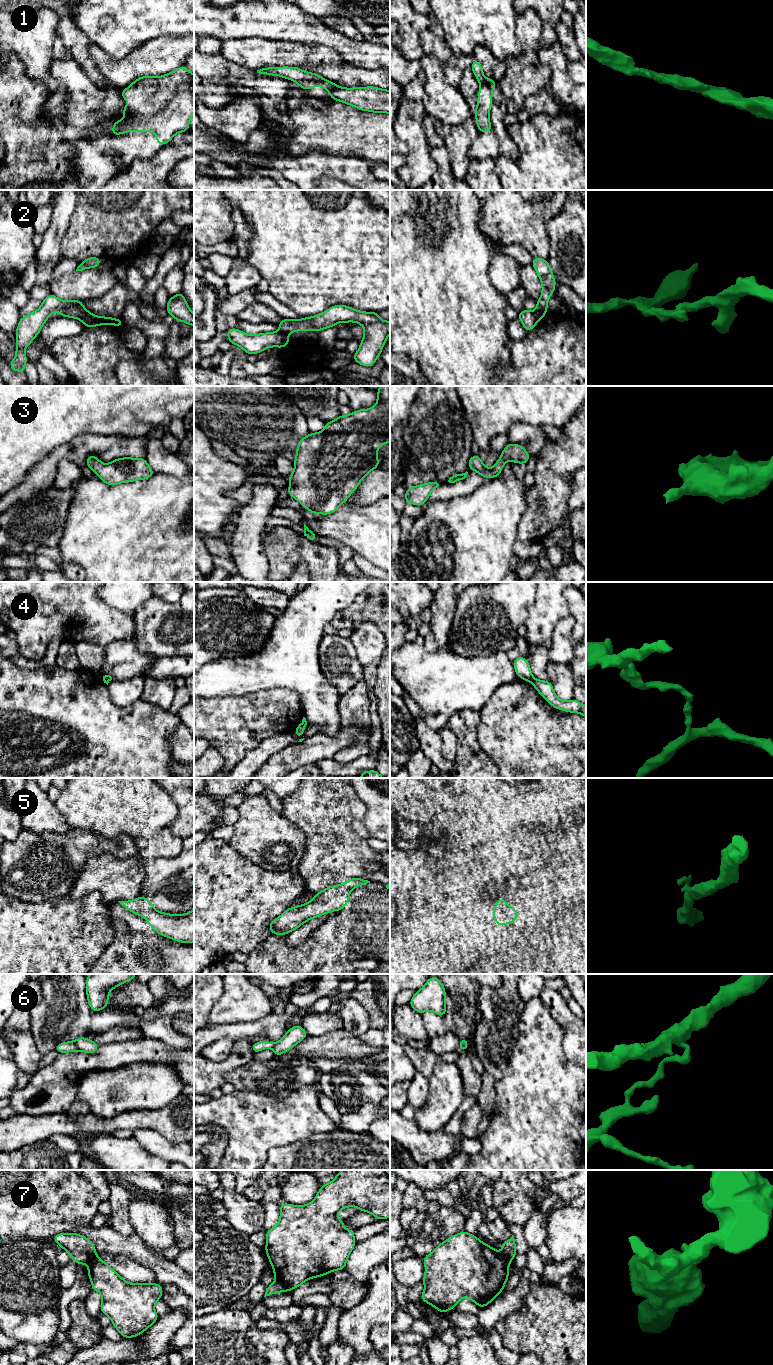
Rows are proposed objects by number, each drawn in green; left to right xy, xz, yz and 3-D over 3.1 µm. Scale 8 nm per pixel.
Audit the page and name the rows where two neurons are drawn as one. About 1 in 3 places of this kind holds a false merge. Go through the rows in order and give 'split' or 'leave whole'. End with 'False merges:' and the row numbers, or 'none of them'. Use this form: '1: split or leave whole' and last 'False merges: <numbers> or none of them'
1: split
2: split
3: leave whole
4: split
5: leave whole
6: split
7: split
False merges: 1, 2, 4, 6, 7

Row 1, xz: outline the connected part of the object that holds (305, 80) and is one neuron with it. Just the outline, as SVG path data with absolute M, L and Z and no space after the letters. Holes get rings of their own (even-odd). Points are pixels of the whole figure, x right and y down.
M298 66L266 67L257 70L257 73L272 76L281 76L288 80L293 80L299 85L301 89L304 90L321 86L325 90L331 91L338 87L337 84L324 79L321 75L303 71Z

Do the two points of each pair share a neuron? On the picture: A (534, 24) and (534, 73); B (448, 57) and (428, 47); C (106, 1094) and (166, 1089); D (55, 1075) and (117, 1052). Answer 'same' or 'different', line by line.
A: same
B: same
C: same
D: same

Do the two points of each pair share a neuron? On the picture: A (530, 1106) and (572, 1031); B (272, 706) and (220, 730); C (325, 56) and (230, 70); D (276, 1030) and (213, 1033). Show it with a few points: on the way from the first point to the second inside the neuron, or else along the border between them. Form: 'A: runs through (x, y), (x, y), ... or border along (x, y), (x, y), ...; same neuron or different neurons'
A: border along (560, 1025), (564, 1030), (563, 1051), (575, 1063); different neurons
B: runs through (259, 715), (233, 725); same neuron
C: border along (226, 58), (232, 62), (259, 69); different neurons
D: runs through (260, 1028), (229, 1031); same neuron

